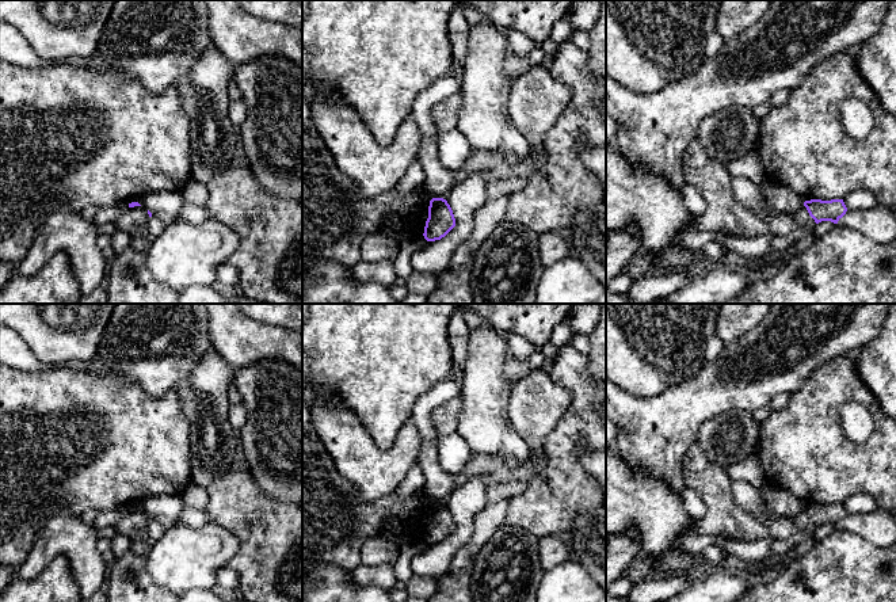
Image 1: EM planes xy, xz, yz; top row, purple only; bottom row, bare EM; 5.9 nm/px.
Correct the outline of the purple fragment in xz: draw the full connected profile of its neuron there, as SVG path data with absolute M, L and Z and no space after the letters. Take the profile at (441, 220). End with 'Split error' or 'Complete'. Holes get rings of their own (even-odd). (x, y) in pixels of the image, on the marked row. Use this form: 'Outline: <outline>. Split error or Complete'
Outline: M432 198L428 206L428 218L424 226L424 239L435 241L445 237L455 226L453 210L446 199Z. Complete

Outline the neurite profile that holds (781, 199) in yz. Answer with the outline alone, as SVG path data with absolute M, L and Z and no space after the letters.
M765 178L759 187L766 203L777 213L794 214L804 206L805 201L798 194L771 179Z

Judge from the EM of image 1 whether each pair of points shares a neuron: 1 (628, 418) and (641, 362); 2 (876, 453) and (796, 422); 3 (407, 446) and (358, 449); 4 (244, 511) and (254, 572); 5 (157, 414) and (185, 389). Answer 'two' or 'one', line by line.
1: two
2: one
3: one
4: one
5: two

